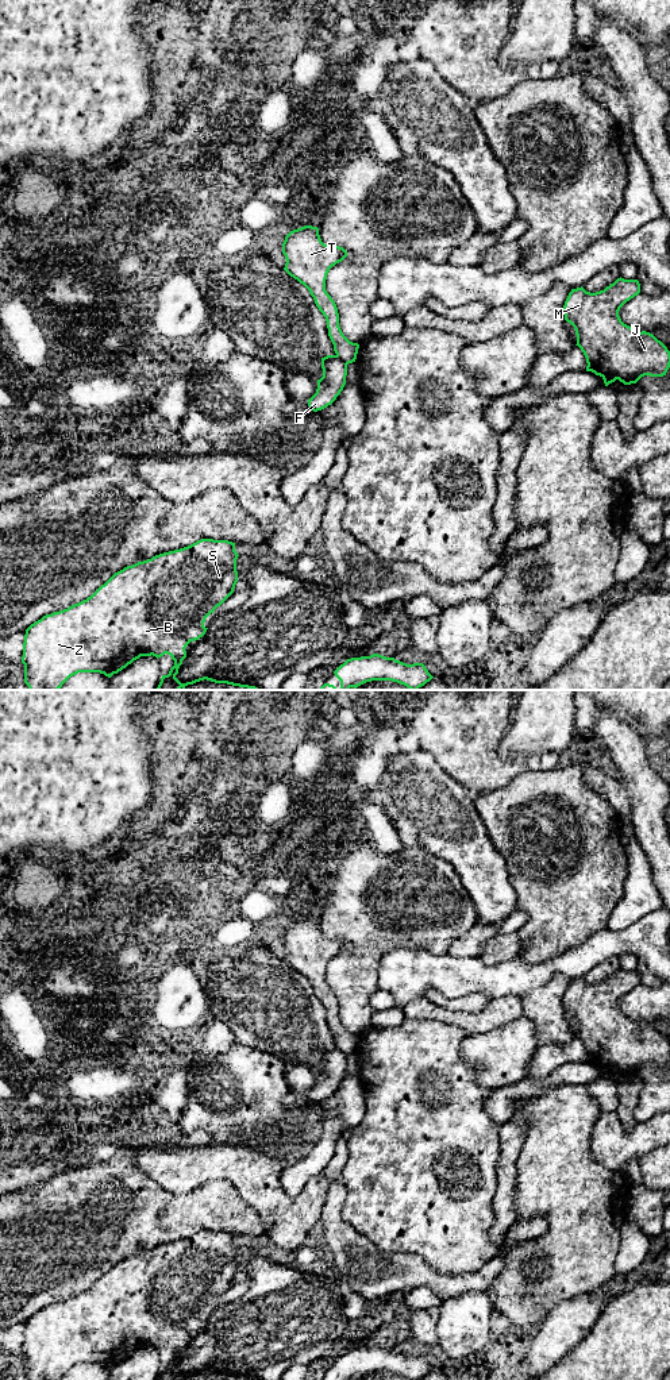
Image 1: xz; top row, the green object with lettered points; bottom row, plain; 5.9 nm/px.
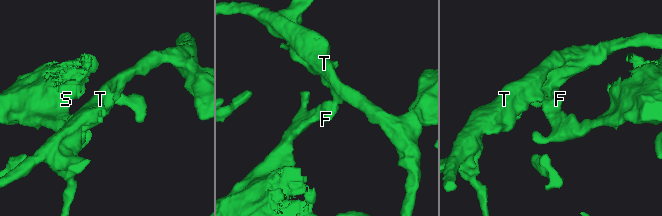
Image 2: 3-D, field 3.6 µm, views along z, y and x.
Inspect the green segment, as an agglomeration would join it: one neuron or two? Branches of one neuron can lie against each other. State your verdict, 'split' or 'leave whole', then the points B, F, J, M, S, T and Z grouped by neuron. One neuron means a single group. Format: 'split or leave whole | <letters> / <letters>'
split | B F S Z / J M T

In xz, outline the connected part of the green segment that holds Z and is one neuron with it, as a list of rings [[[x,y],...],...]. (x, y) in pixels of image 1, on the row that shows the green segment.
[[[201,539],[188,547],[155,555],[115,573],[86,600],[46,614],[26,629],[22,656],[24,683],[30,690],[59,690],[78,672],[100,672],[111,678],[140,656],[153,655],[158,659],[168,654],[174,660],[174,666],[168,675],[162,675],[157,690],[262,690],[208,676],[186,683],[176,678],[186,658],[186,645],[205,635],[208,629],[204,627],[205,618],[234,593],[238,582],[238,556],[232,541]]]

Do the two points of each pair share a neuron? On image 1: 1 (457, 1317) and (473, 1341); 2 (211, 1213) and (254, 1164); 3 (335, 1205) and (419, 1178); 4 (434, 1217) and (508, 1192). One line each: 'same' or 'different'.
1: same
2: different
3: different
4: different

